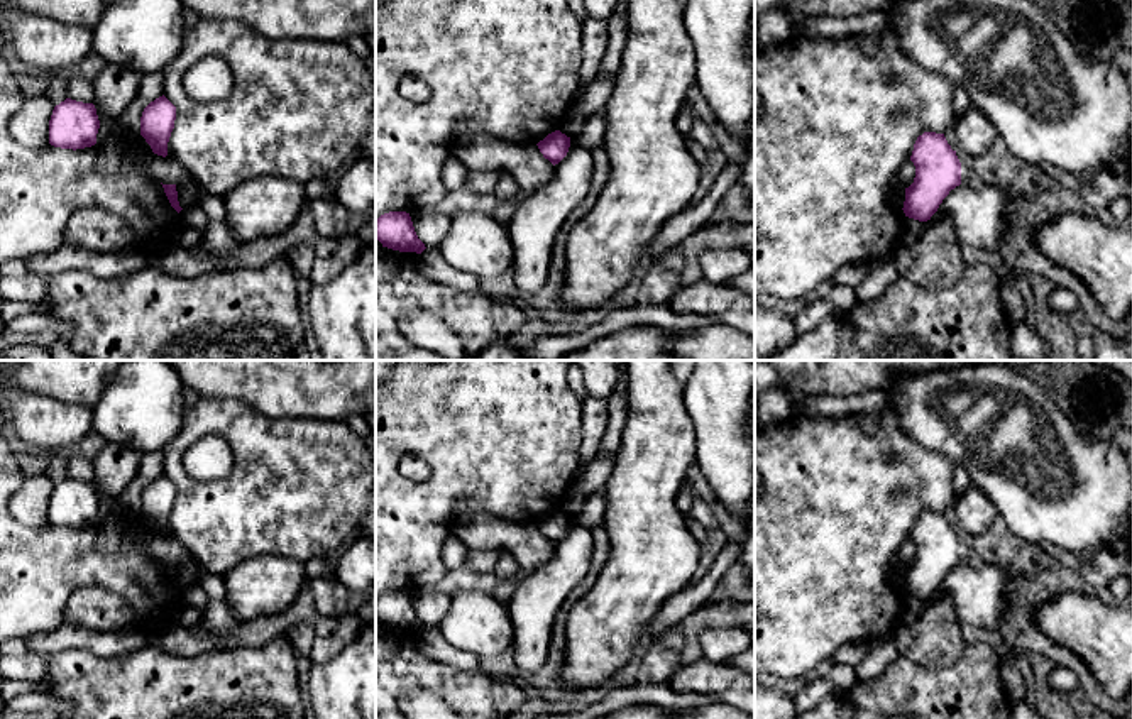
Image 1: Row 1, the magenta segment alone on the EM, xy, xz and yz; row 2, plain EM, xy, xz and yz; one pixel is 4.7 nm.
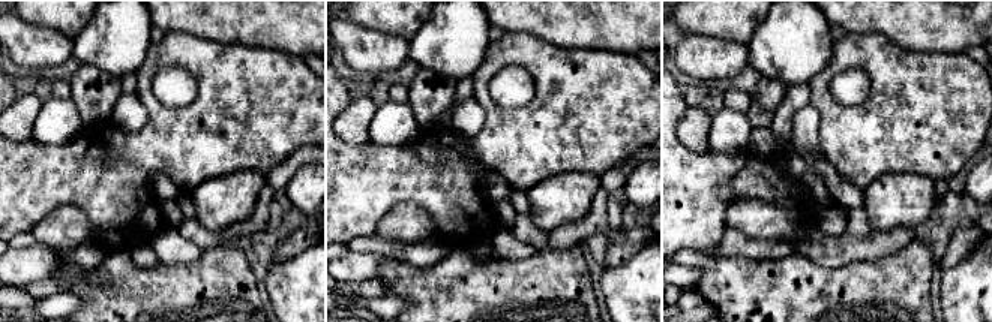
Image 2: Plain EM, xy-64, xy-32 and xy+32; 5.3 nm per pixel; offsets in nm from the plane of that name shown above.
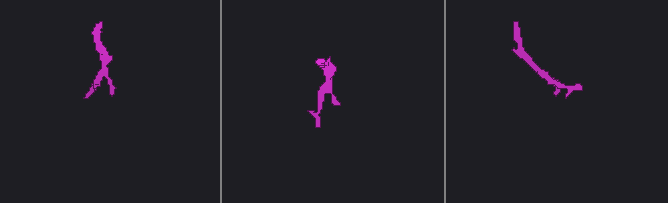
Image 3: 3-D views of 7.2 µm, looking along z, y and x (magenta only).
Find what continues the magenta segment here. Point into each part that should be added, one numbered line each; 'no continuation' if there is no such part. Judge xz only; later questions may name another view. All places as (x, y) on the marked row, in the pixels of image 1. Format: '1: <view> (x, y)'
no continuation

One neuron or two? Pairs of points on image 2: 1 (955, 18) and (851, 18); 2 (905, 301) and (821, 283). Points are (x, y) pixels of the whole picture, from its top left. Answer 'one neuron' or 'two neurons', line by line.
1: one neuron
2: one neuron

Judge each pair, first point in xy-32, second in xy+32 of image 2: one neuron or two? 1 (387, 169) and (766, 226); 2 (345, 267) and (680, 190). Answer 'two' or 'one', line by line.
1: two
2: one

